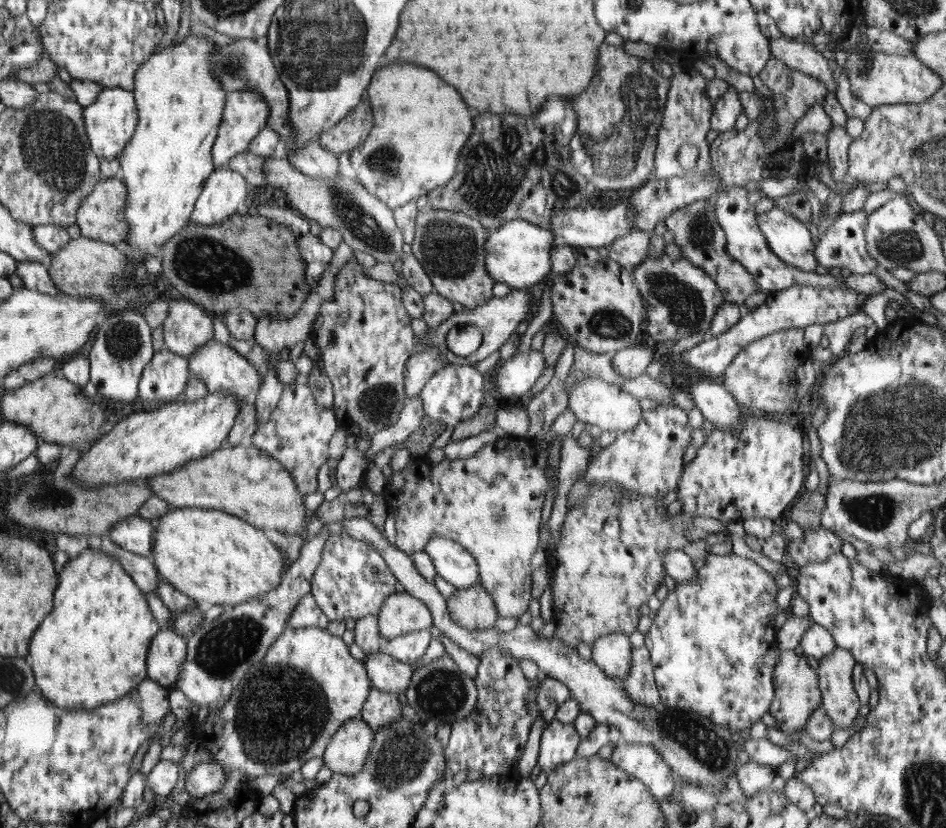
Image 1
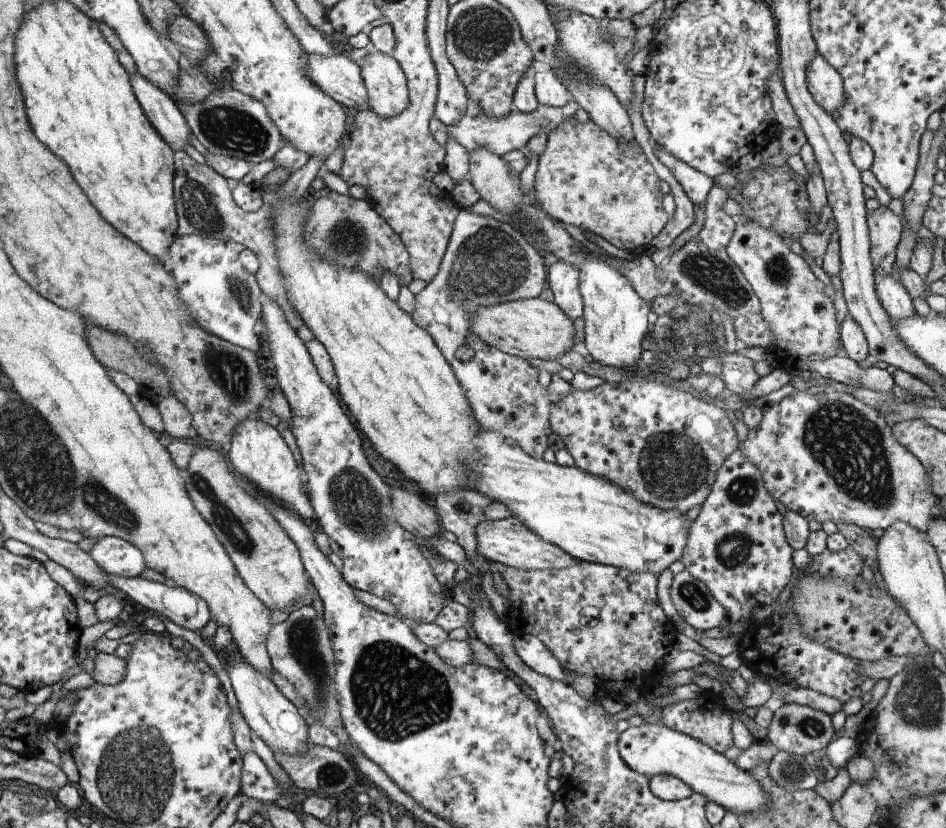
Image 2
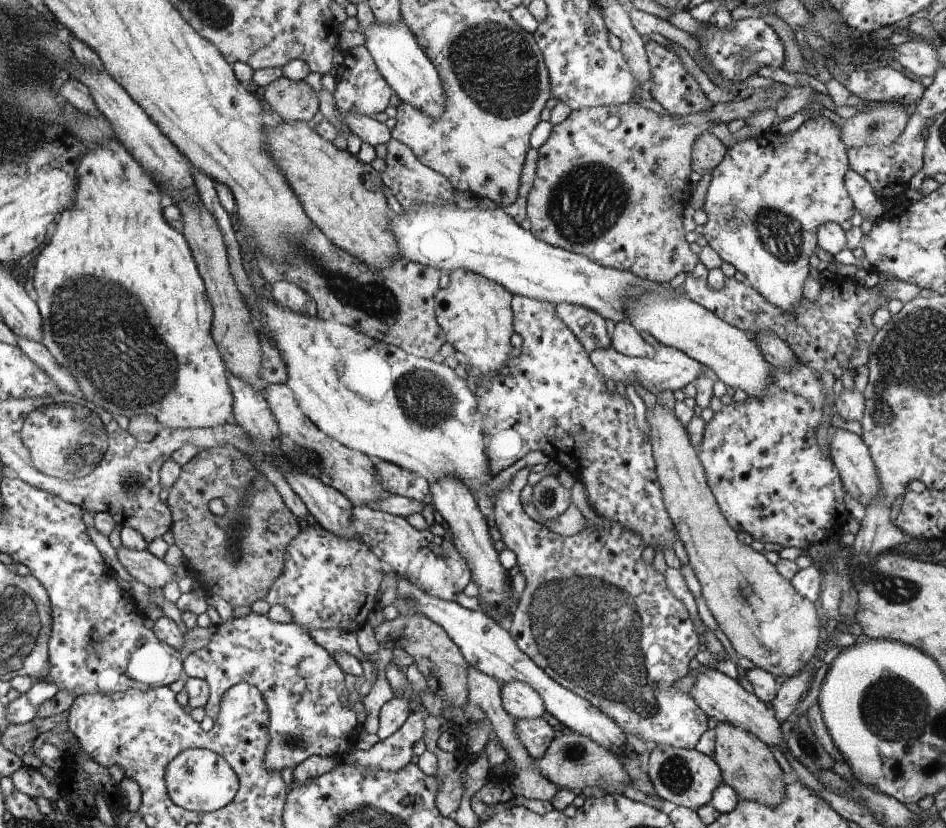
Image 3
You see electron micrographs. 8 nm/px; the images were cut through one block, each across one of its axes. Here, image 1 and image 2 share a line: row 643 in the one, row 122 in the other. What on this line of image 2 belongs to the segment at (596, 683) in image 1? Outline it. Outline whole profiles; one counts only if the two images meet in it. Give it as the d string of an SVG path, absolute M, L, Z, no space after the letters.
M468 94L466 96L468 98L466 114L464 114L464 118L460 122L447 126L447 134L450 134L452 138L456 138L456 142L462 144L469 151L476 150L476 148L486 148L486 150L490 150L496 156L502 156L506 152L527 146L528 141L532 140L534 136L538 136L538 134L546 134L548 136L560 124L564 124L564 122L568 122L574 117L577 110L581 108L580 104L574 101L566 103L563 107L539 104L534 112L510 111L506 118L492 120L480 110L480 106L470 99Z

